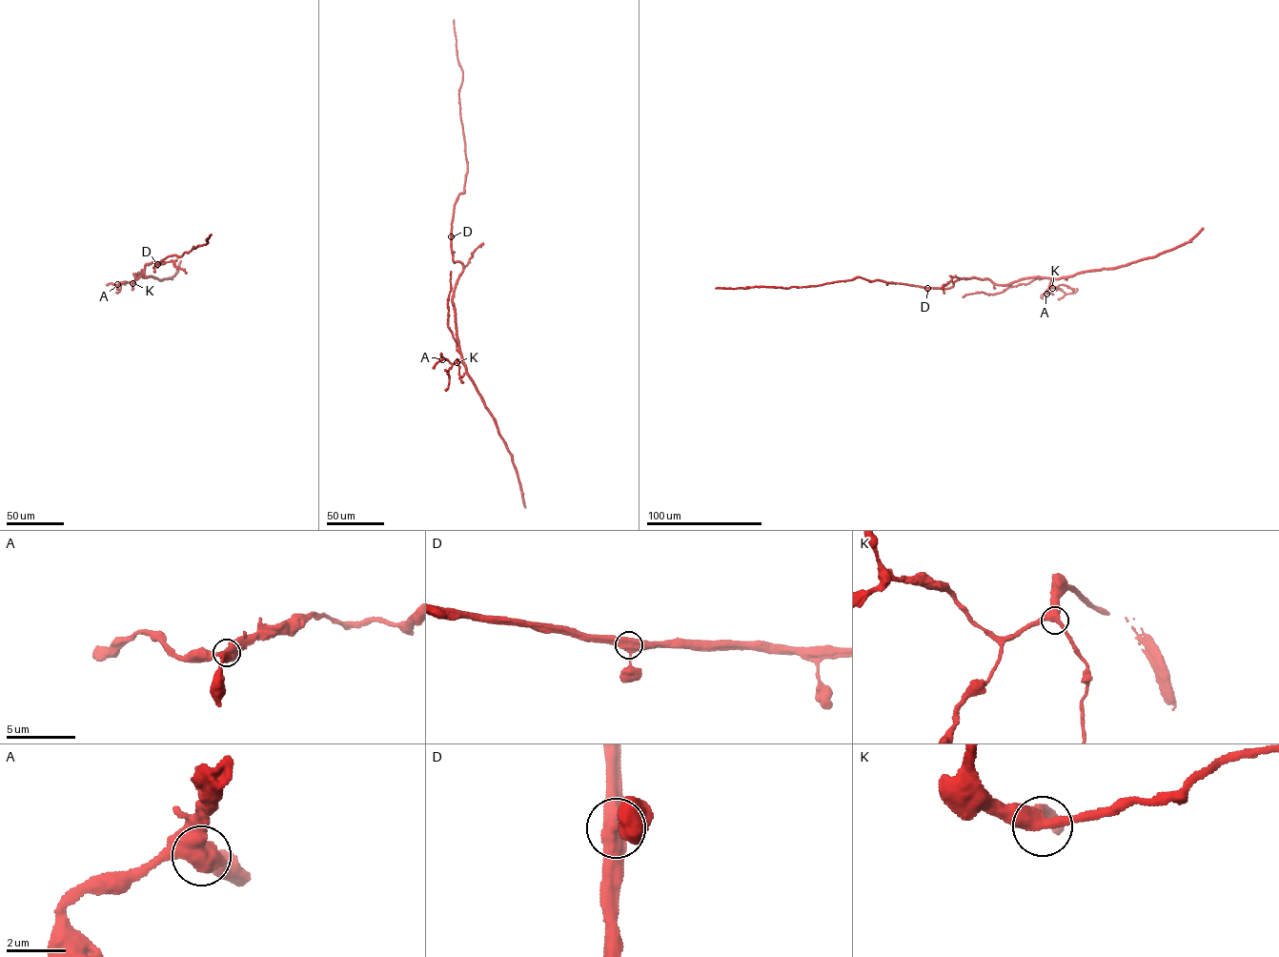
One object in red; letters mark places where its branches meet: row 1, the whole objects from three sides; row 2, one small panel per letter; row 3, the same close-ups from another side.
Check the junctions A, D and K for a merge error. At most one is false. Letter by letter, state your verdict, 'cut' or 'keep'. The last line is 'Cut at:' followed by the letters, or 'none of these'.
A: keep
D: keep
K: keep
Cut at: none of these

